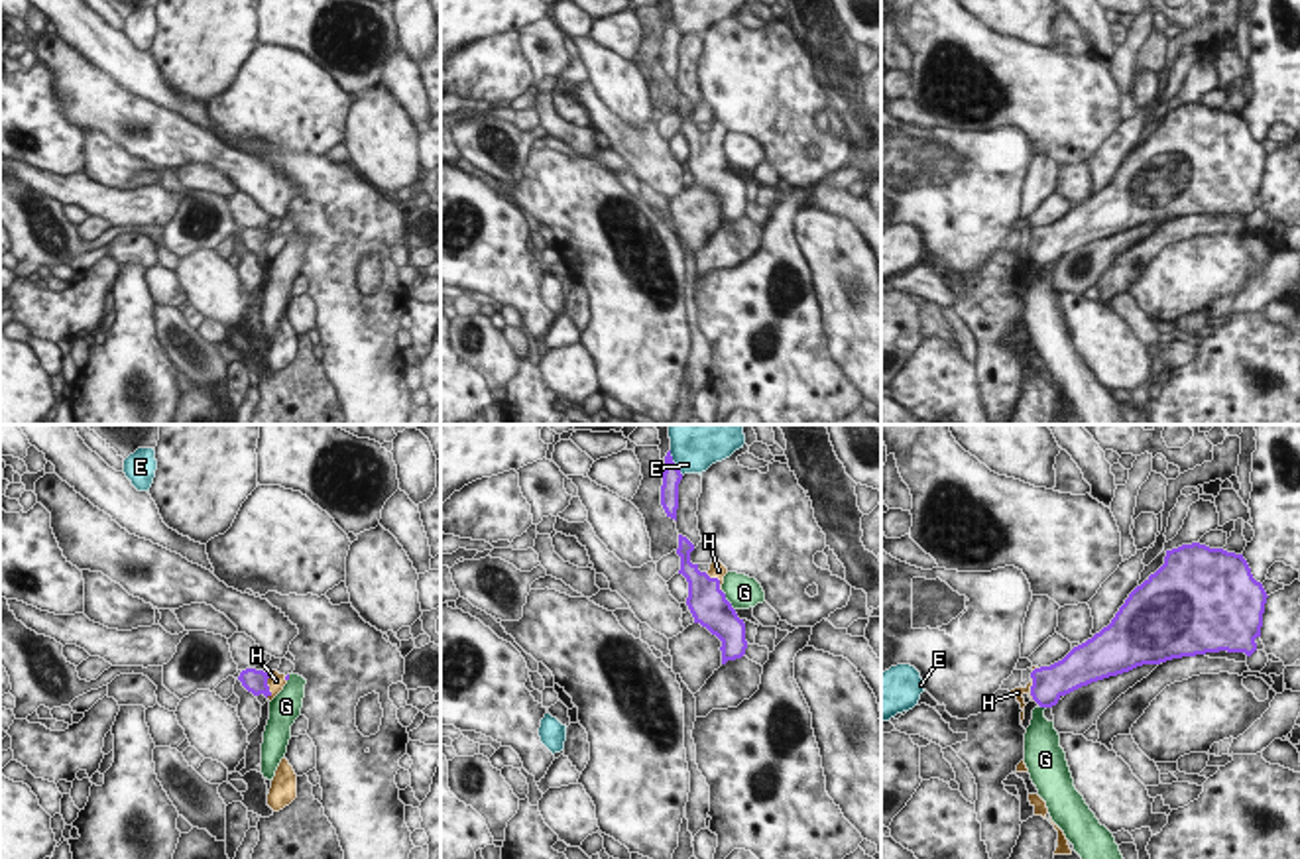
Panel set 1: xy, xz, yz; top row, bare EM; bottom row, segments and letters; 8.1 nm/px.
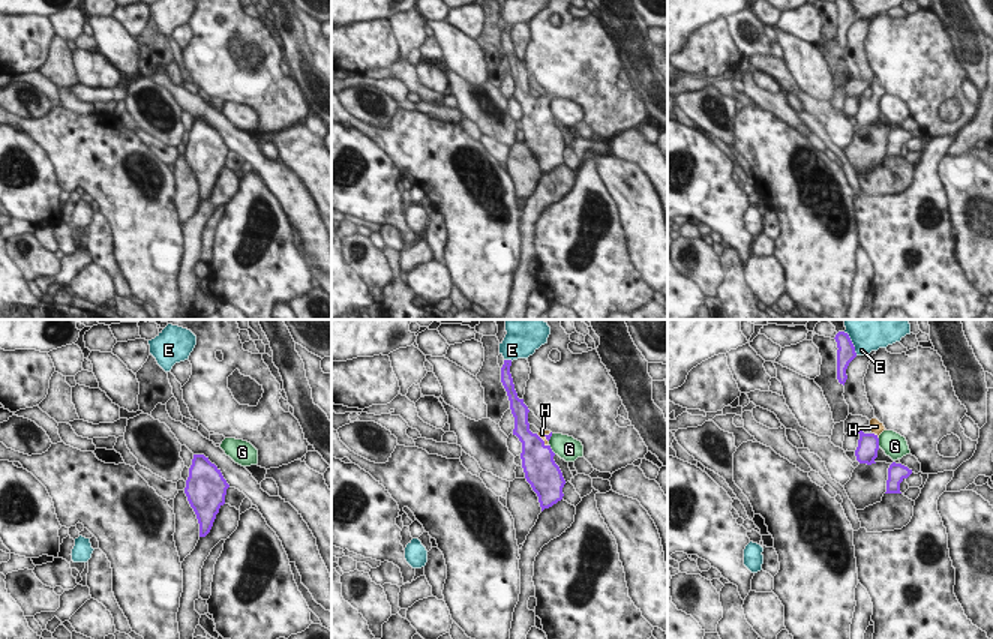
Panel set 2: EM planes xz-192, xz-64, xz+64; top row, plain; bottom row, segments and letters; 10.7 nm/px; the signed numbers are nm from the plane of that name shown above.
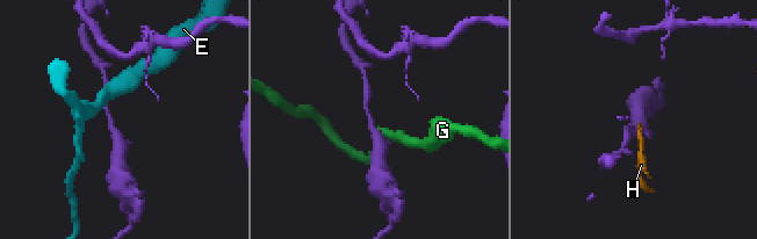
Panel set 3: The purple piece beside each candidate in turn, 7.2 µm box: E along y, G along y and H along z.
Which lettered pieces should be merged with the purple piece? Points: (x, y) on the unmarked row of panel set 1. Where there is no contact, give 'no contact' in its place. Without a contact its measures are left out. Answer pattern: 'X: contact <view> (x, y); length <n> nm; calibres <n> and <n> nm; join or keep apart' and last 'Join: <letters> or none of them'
E: contact xz (673, 22); length 240 nm; calibres 160 and 280 nm; keep apart
G: contact xz (726, 160); length 220 nm; calibres 320 and 280 nm; keep apart
H: contact xy (266, 244); length 220 nm; calibres 190 and 140 nm; join
Join: H

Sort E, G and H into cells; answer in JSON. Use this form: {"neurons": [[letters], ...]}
{"neurons": [["E"], ["G"], ["H"]]}

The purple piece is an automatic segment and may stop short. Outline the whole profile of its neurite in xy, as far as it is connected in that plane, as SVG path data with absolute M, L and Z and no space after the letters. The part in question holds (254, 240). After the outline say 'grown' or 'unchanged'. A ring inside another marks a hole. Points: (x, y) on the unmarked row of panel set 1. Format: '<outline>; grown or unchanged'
M246 228L240 232L238 240L242 246L252 252L254 256L264 254L269 261L283 250L287 244L285 234L279 234L277 230L256 230Z; grown

